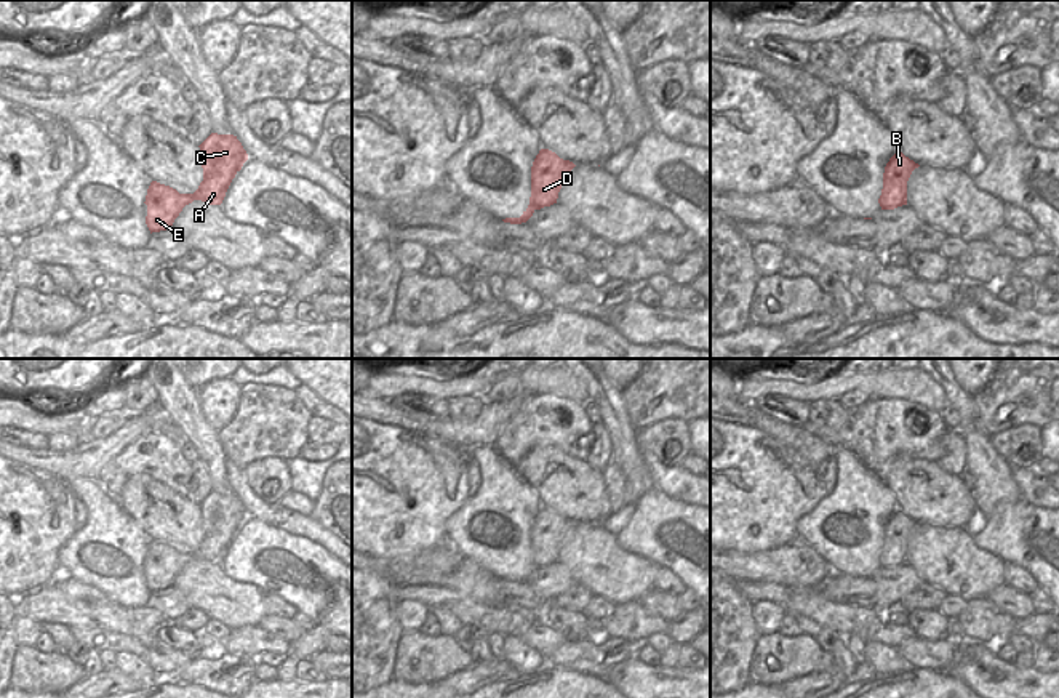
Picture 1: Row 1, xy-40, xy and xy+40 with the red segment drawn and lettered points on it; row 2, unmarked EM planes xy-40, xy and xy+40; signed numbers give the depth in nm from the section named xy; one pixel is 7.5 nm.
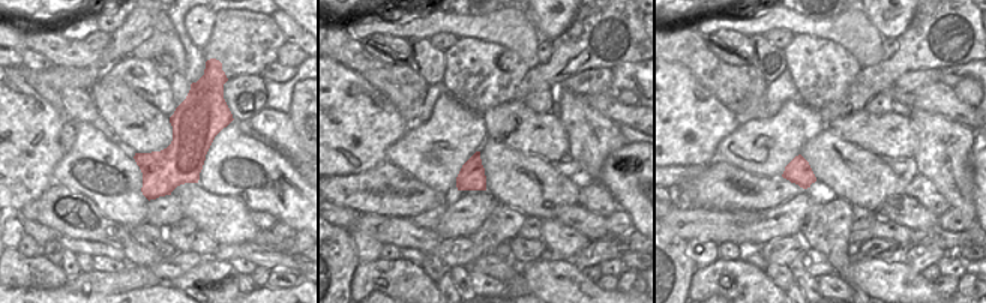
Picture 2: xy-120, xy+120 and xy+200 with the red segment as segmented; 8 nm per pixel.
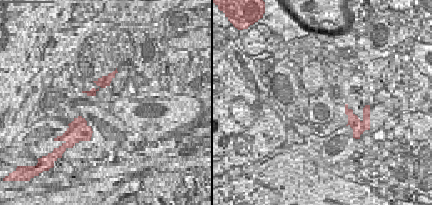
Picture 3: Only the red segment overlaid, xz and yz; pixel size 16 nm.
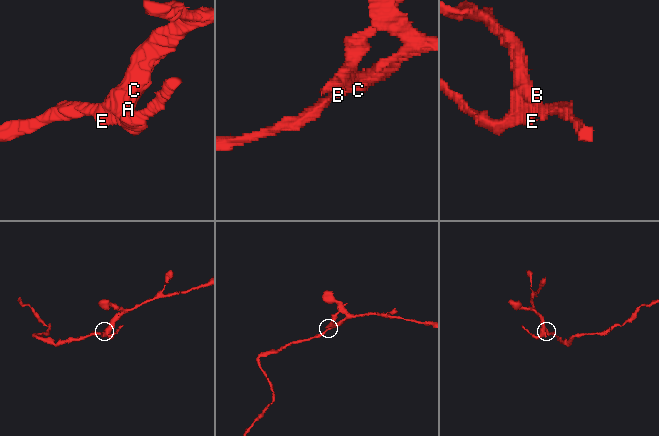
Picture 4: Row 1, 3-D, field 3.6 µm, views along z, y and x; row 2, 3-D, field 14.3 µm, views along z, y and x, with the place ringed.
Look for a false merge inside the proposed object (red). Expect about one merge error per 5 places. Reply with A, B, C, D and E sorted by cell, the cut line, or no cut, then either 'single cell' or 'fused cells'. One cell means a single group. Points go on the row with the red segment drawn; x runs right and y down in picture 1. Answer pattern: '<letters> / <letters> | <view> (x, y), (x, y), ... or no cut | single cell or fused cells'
A B C D E | no cut | single cell

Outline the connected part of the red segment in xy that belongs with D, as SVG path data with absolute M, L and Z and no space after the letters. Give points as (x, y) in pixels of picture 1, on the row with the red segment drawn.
M541 149L531 166L531 197L530 205L520 218L506 218L504 223L526 223L536 210L557 203L563 179L576 165L560 158L549 149Z

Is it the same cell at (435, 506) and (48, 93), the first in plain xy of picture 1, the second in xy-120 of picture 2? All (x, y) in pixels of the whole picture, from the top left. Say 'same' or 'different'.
different

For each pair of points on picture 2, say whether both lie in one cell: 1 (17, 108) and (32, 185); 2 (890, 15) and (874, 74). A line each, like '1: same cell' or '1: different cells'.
1: same cell
2: different cells

